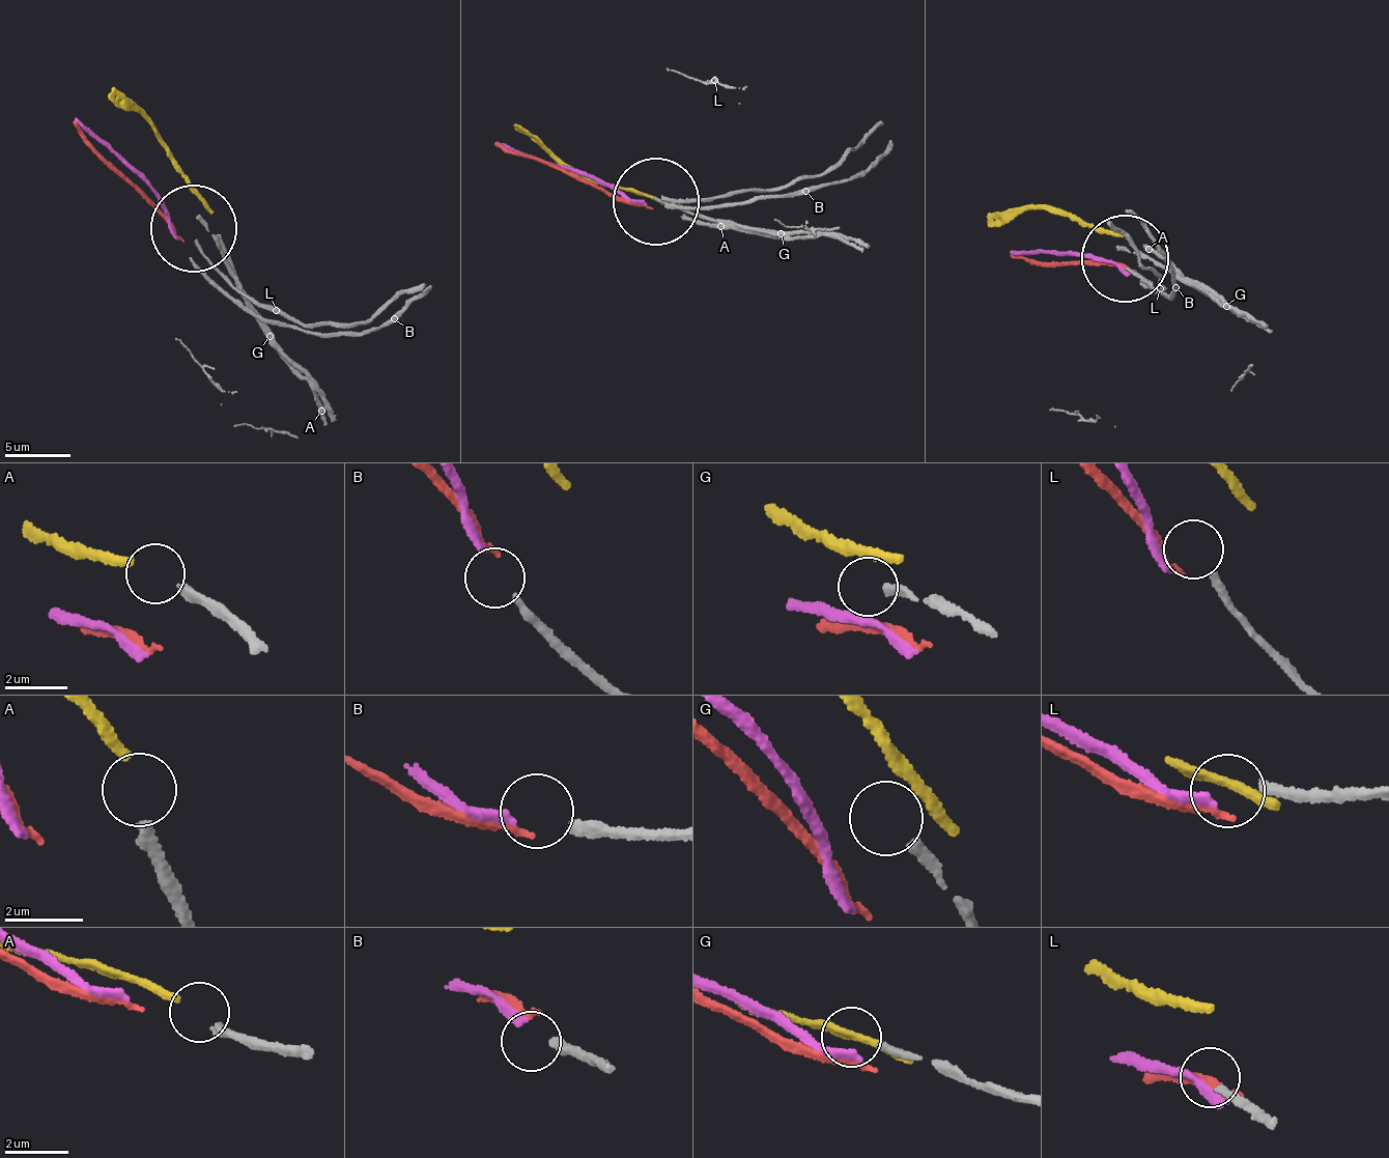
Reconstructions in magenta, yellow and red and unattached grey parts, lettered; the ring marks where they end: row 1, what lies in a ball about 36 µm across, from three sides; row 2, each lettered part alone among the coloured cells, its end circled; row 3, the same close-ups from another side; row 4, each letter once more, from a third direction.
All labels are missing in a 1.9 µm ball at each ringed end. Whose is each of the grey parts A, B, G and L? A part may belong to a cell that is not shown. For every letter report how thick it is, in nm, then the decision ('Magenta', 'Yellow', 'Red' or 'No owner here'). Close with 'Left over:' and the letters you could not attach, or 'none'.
A: Thickness 280 nm. Yellow
B: Thickness 300 nm. Magenta
G: Thickness 280 nm. No owner here
L: Thickness 280 nm. No owner here
Left over: G, L

